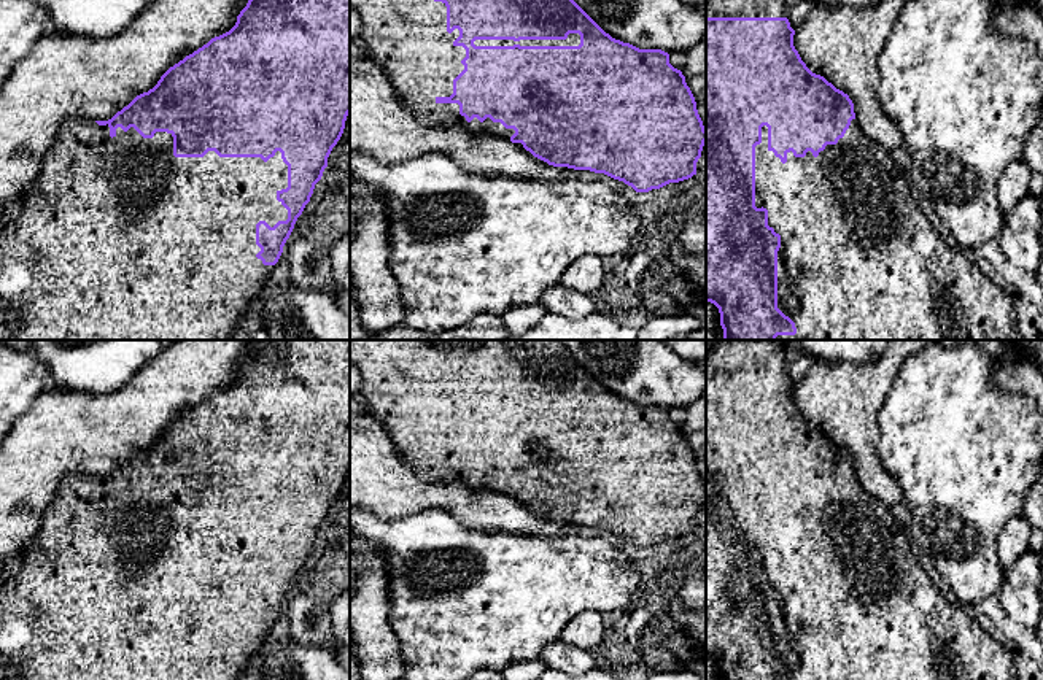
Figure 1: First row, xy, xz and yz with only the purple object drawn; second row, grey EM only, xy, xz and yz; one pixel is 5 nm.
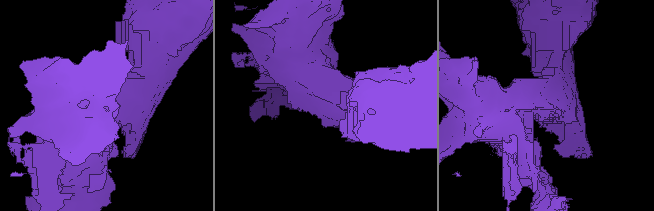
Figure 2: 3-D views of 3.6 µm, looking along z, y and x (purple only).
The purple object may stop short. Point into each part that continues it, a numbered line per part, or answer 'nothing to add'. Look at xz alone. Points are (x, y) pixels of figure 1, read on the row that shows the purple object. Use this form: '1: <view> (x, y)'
1: xz (407, 38)
2: xz (573, 38)

